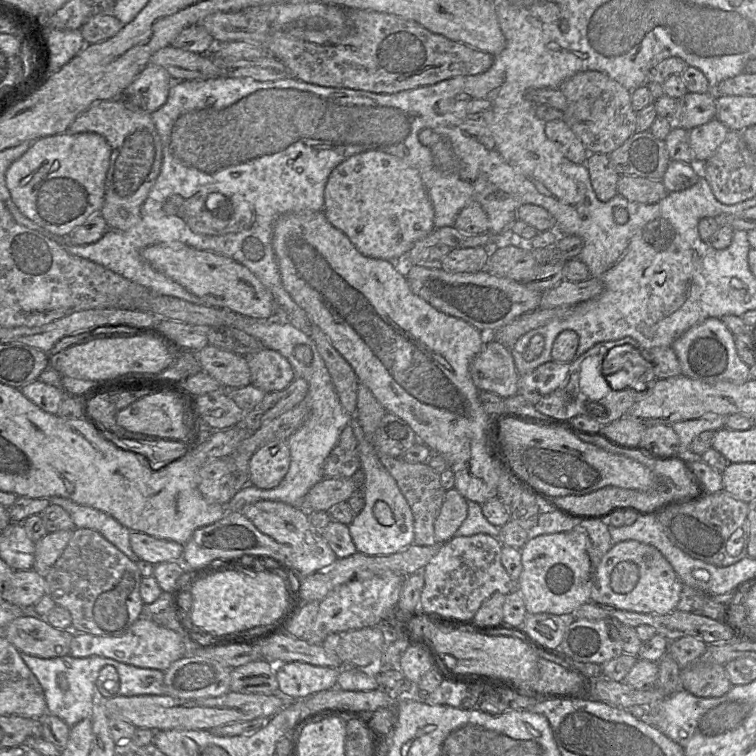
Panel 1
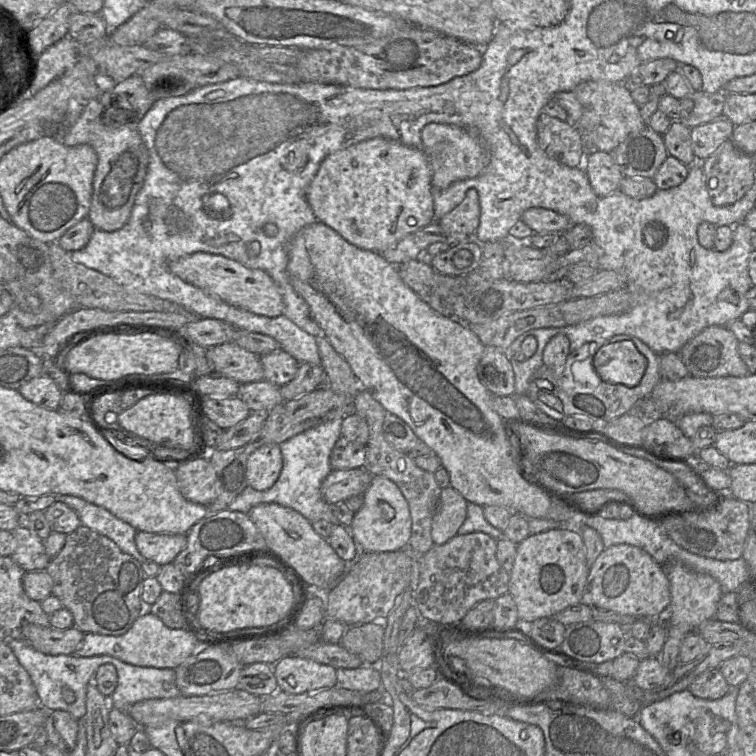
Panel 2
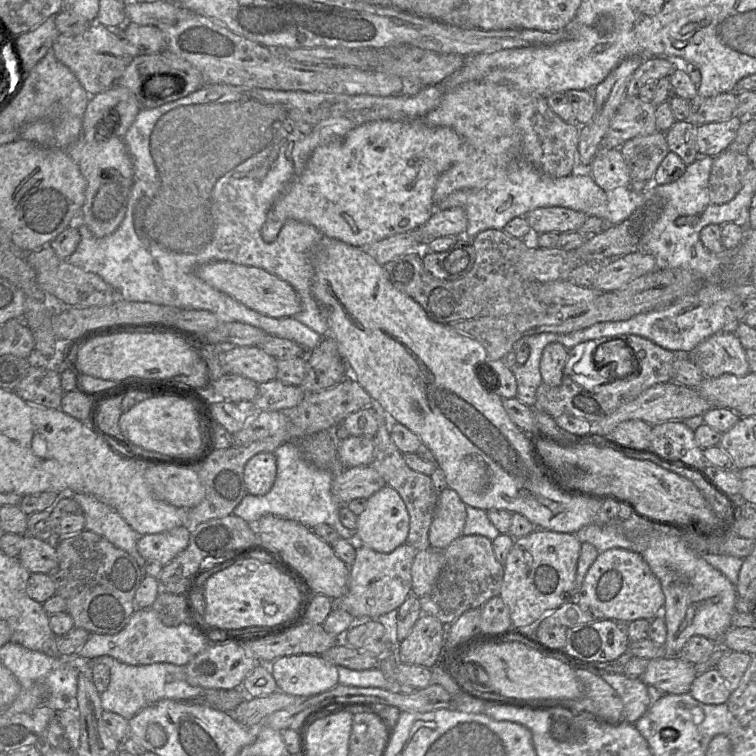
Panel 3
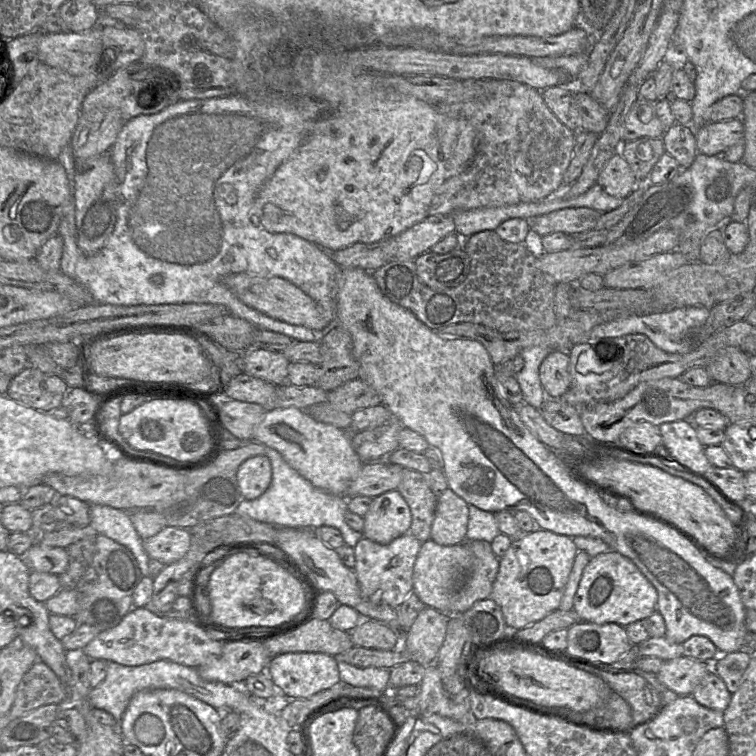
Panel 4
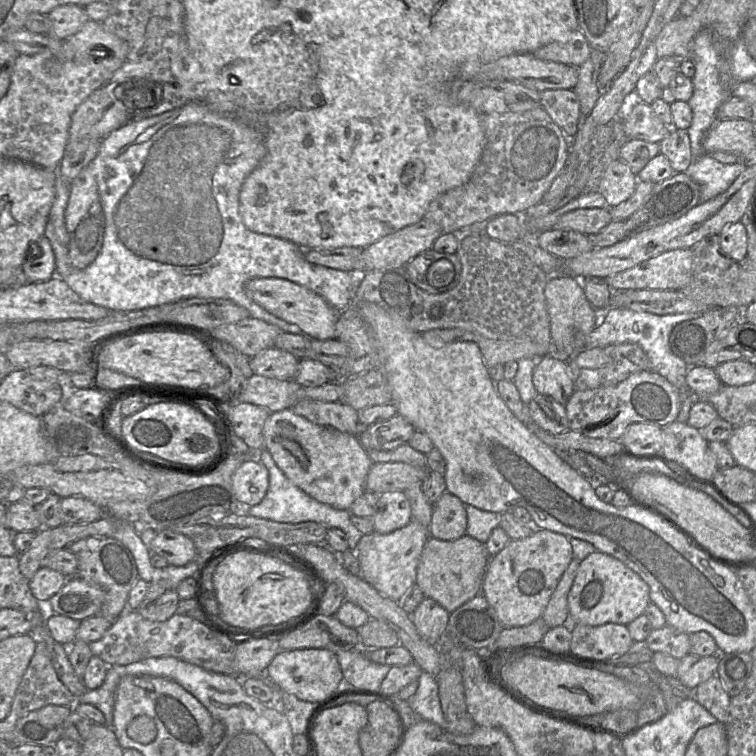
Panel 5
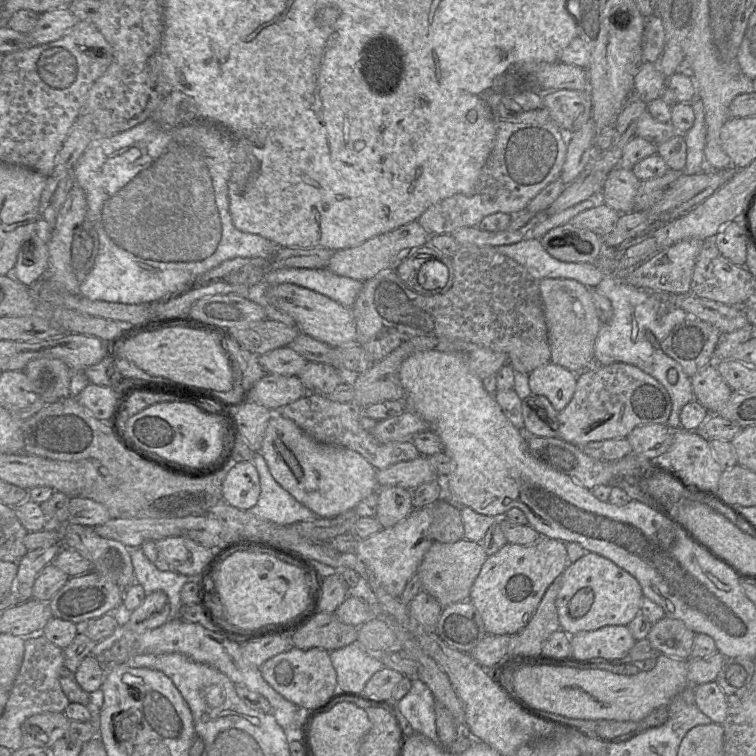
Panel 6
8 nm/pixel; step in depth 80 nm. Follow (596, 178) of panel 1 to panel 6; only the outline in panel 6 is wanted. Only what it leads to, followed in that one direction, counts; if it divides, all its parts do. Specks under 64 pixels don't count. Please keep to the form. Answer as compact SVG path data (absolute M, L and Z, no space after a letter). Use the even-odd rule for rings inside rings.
M617 166L609 174L603 185L602 202L618 214L633 211L634 198L640 180L629 167Z

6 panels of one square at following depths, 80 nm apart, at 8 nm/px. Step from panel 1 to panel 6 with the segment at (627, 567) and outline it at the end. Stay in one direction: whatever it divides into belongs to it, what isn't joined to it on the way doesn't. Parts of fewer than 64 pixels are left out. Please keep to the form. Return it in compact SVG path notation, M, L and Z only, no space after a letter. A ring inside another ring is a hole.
M588 552L570 563L561 574L561 586L556 598L560 629L574 635L607 625L628 625L640 612L643 597L639 582L630 573L607 558Z

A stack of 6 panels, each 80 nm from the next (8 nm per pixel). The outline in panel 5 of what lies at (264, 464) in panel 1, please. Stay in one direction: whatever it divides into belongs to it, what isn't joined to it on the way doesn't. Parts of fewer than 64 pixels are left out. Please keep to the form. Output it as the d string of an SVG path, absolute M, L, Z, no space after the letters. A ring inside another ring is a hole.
M247 459L232 475L233 494L242 508L258 504L265 496L268 486L268 470L259 460Z

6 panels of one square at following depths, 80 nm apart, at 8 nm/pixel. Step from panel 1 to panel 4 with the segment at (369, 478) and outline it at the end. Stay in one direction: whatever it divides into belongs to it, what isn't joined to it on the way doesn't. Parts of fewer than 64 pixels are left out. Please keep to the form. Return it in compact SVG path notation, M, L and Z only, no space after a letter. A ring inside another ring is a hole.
M396 489L373 498L363 518L363 537L383 545L408 533L412 520L407 502Z

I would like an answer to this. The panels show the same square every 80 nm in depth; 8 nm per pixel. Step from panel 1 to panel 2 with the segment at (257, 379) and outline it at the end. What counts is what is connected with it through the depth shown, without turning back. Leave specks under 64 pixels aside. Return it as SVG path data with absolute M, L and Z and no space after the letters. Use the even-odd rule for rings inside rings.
M278 349L260 356L264 379L281 387L293 380L300 363L290 354Z

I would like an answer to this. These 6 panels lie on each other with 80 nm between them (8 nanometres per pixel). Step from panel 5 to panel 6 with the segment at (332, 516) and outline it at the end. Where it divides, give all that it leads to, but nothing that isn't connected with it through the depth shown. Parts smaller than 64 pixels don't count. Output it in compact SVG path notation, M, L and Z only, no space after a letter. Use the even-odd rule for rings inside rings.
M260 451L255 452L252 462L259 474L260 495L256 505L246 511L278 525L291 525L318 517L274 479Z

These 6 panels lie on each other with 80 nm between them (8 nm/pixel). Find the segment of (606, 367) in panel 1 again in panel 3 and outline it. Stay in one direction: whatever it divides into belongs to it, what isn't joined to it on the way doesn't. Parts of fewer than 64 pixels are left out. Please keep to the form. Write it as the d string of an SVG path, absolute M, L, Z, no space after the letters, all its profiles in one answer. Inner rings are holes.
M610 340L607 344L601 343L595 354L594 363L597 367L603 367L607 364L613 365L615 374L618 377L626 377L637 370L637 359L630 346L622 340Z

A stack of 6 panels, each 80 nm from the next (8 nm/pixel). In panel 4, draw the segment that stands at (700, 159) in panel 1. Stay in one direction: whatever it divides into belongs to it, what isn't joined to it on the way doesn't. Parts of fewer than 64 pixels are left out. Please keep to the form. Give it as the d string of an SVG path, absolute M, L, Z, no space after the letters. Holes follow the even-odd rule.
M741 117L708 122L695 131L698 153L705 155L719 155L744 140L744 123Z

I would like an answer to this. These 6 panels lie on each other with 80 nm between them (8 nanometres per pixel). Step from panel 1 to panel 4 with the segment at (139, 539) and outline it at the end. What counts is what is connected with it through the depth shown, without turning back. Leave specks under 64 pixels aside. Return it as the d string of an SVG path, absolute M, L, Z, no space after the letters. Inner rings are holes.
M166 526L156 535L143 540L149 558L157 559L165 565L183 558L190 544L189 529L176 526Z

